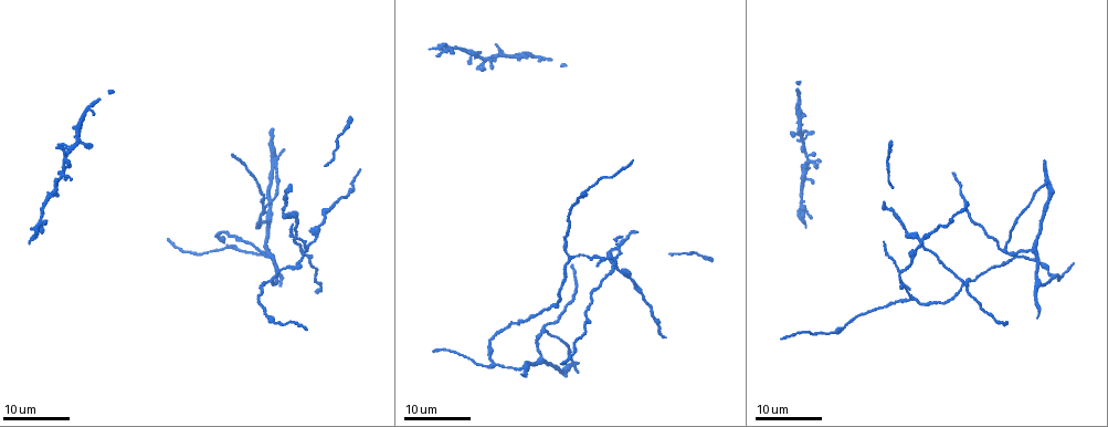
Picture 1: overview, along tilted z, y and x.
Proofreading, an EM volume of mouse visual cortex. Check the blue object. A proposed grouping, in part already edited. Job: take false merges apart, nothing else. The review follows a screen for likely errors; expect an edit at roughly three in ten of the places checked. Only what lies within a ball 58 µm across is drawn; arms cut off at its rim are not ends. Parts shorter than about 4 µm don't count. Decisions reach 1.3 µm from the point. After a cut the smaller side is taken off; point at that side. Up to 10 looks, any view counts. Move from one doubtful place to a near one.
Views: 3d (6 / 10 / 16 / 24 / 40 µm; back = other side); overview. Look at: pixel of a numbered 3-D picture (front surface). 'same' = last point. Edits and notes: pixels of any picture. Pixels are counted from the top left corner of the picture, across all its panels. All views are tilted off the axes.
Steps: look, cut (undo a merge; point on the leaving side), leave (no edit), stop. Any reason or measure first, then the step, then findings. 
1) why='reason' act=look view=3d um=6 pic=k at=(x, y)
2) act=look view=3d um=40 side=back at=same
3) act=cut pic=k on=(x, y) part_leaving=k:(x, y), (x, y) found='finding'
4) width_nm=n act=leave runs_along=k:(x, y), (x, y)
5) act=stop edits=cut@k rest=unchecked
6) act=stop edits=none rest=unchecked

why='three arms meet' act=look view=3d um=24 pic=1 at=(911, 297)

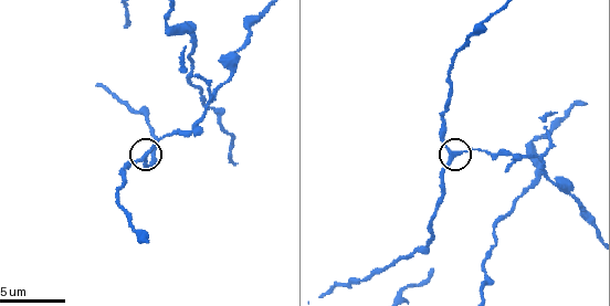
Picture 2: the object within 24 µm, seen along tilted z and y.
act=look view=3d um=10 pic=2 at=(144, 155)

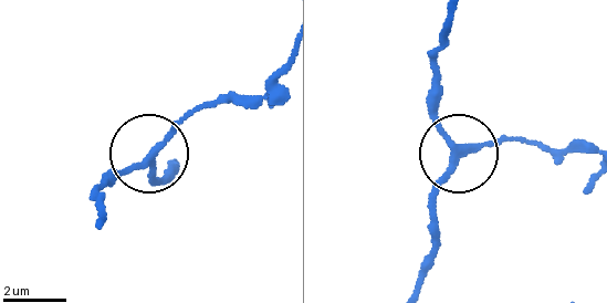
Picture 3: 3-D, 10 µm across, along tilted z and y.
arms=3 act=leave runs_along=3:(415, 285), (437, 184), (457, 150), (429, 91) found='continuous, no second cell'

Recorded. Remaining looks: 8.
why='calibre changes' act=look view=3d um=6 pic=2 at=(336, 282)

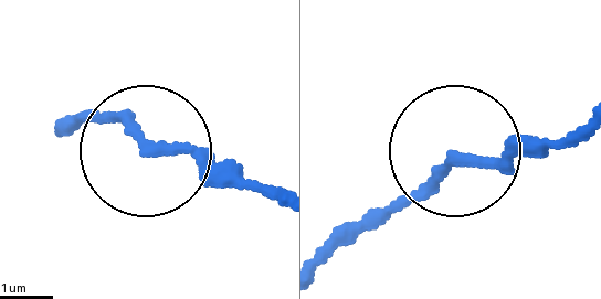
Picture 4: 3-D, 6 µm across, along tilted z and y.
width_nm=180 act=leave runs_along=4:(78, 120), (130, 119), (162, 151), (273, 184) found='all the same cell'

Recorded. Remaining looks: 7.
why='small branch off a trunk' act=look view=3d um=24 pic=1 at=(543, 330)

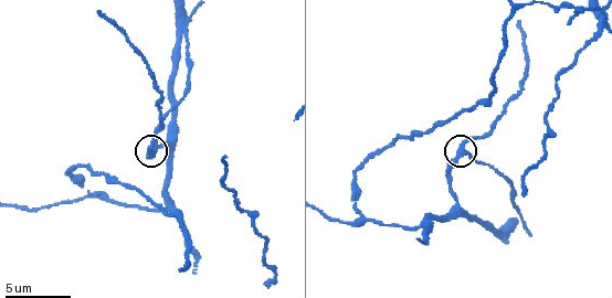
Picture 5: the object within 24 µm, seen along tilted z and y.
act=look view=3d um=10 pic=5 at=(463, 151)

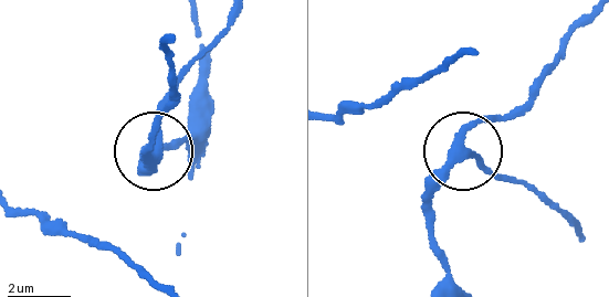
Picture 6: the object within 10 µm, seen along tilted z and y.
side_arm_um=15 arms=3 act=leave found='one cell here'

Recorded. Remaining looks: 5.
why='thick turns thin' act=look view=3d um=10 pic=2 at=(169, 30)

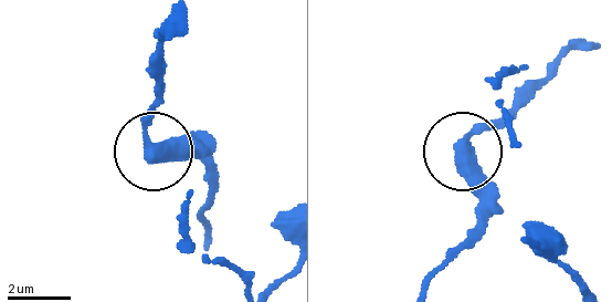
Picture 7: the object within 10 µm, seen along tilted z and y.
act=leave found='continuous, no second cell'

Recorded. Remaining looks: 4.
why='arms part here' act=look view=3d um=6 pic=2 at=(209, 102)

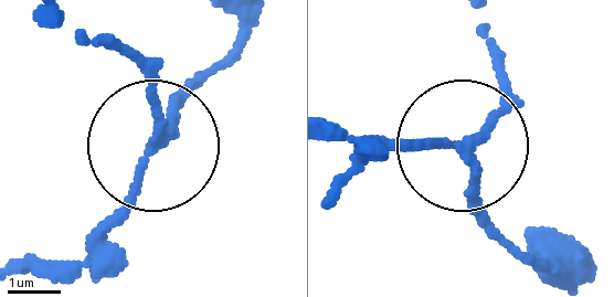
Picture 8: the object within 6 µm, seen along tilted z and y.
act=leave runs_along=8:(28, 268), (76, 262), (145, 162), (151, 110), (119, 41) found='one cell here'

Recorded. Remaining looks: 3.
act=stop edits=none rest=unchecked

